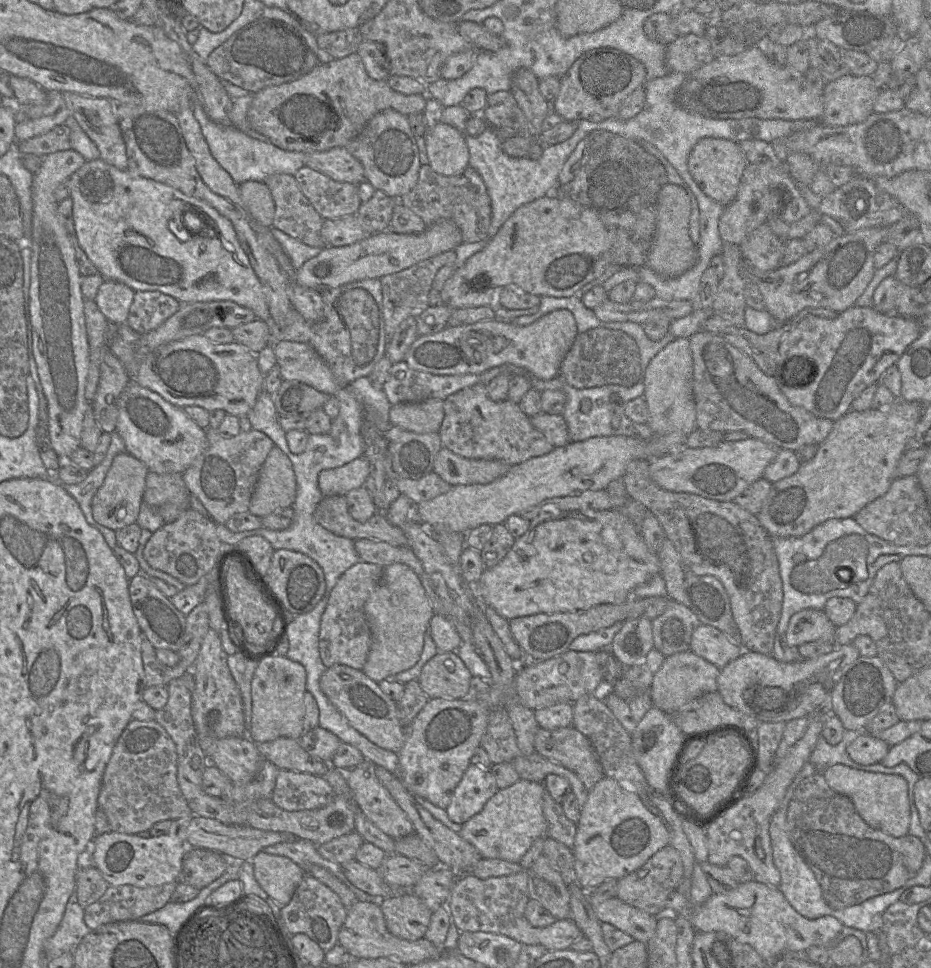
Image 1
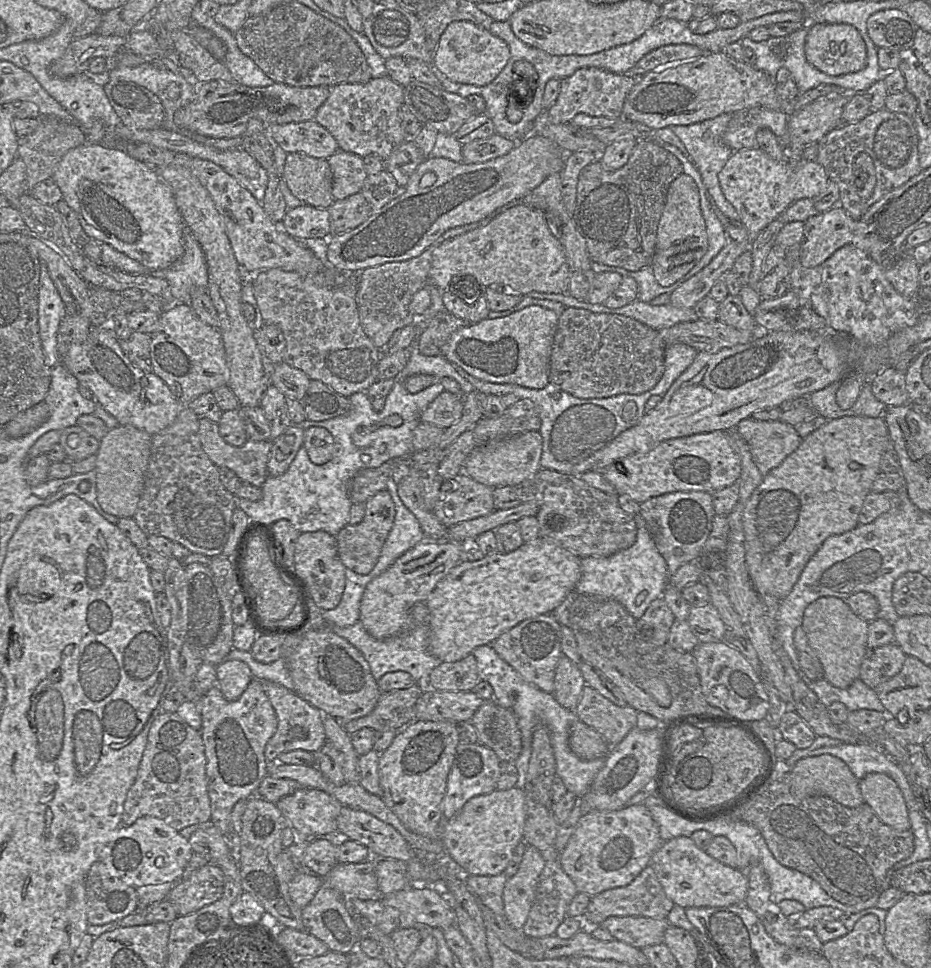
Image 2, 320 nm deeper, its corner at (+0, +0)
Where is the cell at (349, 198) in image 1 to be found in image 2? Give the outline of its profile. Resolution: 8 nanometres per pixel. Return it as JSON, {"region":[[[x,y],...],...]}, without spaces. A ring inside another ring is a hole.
{"region":[[[339,149],[328,158],[328,163],[333,174],[334,200],[342,200],[361,192],[368,176],[362,157]]]}

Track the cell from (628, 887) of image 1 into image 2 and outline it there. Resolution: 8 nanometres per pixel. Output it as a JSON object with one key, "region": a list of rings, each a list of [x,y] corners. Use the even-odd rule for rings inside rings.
{"region":[[[651,865],[624,887],[612,888],[591,897],[583,921],[591,927],[601,925],[609,917],[646,917],[666,919],[675,904],[667,897]]]}

